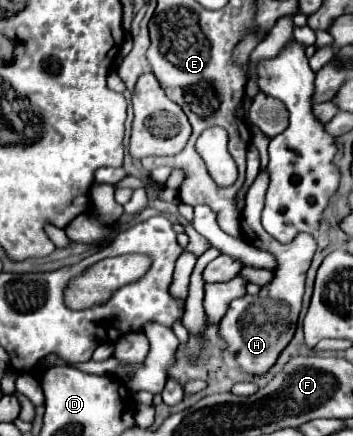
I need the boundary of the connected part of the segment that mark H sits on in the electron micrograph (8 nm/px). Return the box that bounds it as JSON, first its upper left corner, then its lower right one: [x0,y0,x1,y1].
[218,169,316,377]

